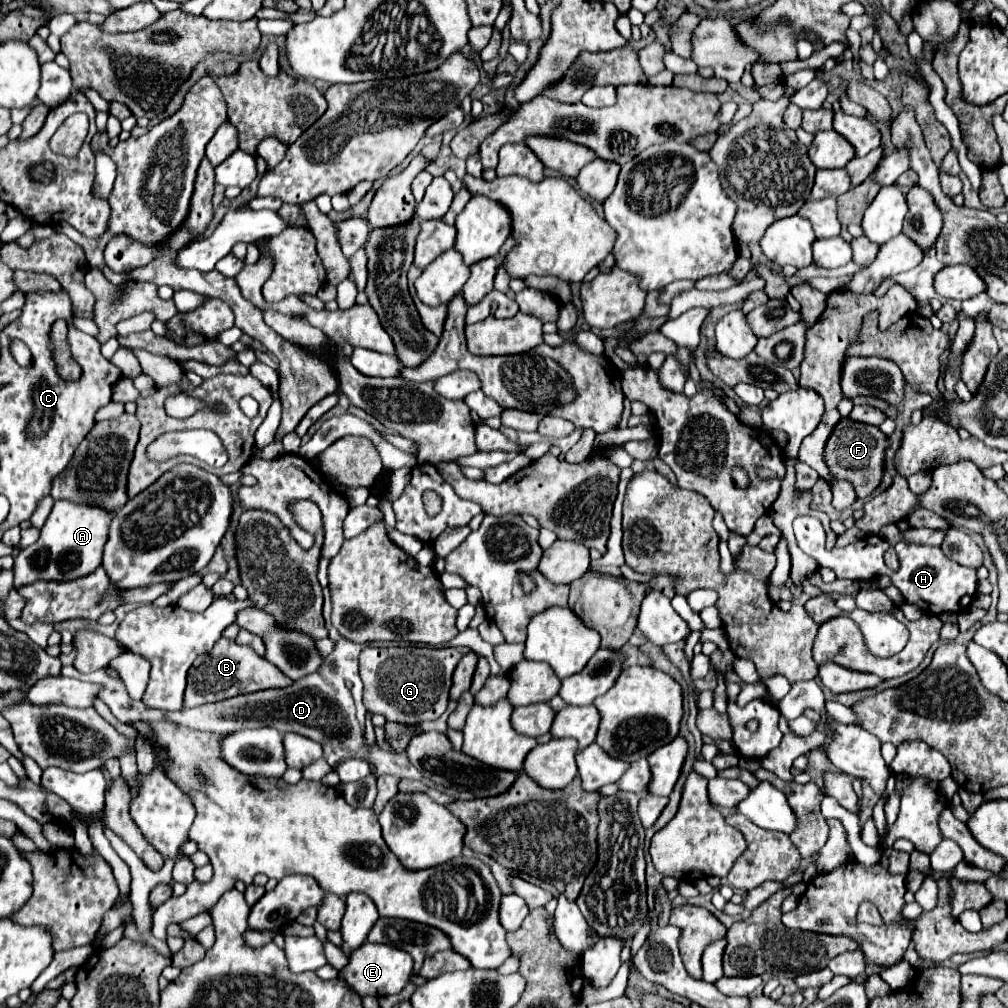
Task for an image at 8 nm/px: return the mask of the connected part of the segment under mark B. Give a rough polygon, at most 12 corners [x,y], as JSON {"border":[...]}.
{"border":[[220,637],[188,671],[184,707],[286,687],[254,649]]}

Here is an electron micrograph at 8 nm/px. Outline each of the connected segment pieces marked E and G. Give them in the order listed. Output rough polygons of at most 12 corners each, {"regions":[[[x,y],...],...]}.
{"regions":[[[360,945],[338,977],[356,995],[404,989],[412,957],[392,945]],[[364,647],[370,713],[438,719],[468,647]]]}

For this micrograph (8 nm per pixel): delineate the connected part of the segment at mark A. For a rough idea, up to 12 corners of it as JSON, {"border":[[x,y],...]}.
{"border":[[56,501],[14,555],[14,587],[74,581],[102,561],[112,515]]}

